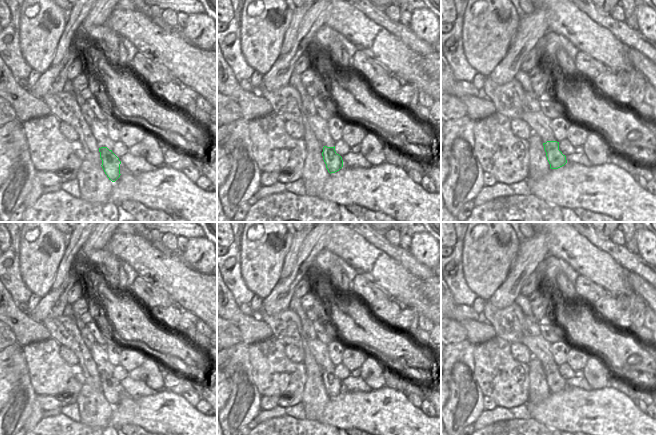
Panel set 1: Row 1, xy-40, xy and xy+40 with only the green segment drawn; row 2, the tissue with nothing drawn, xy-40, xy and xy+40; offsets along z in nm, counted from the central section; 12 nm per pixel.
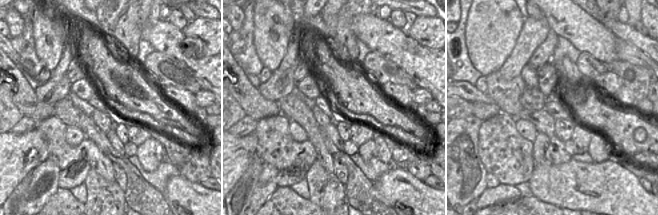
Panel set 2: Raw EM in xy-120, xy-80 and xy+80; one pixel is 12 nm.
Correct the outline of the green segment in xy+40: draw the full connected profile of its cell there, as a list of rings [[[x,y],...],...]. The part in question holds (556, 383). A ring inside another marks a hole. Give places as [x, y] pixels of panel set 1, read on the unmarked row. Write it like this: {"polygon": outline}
{"polygon": [[[547,365],[543,370],[551,393],[558,393],[567,387],[566,380],[559,374],[559,366]]]}

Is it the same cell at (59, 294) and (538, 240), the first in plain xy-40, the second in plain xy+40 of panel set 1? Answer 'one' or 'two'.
one

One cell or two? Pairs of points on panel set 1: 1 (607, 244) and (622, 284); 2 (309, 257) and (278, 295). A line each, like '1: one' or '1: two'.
1: two
2: one

